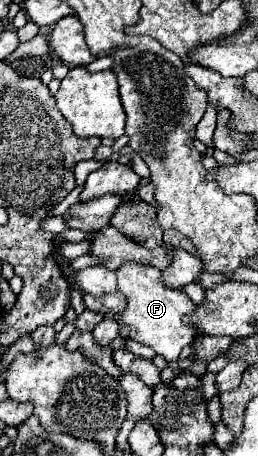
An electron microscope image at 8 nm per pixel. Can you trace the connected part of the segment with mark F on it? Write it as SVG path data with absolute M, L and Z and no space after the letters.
M123 262L117 274L117 290L127 296L127 308L121 314L121 322L129 326L129 338L151 346L159 356L163 356L169 366L177 366L179 352L195 340L195 328L183 324L181 316L191 314L195 304L179 290L171 290L161 284L161 270L139 266L135 262Z

